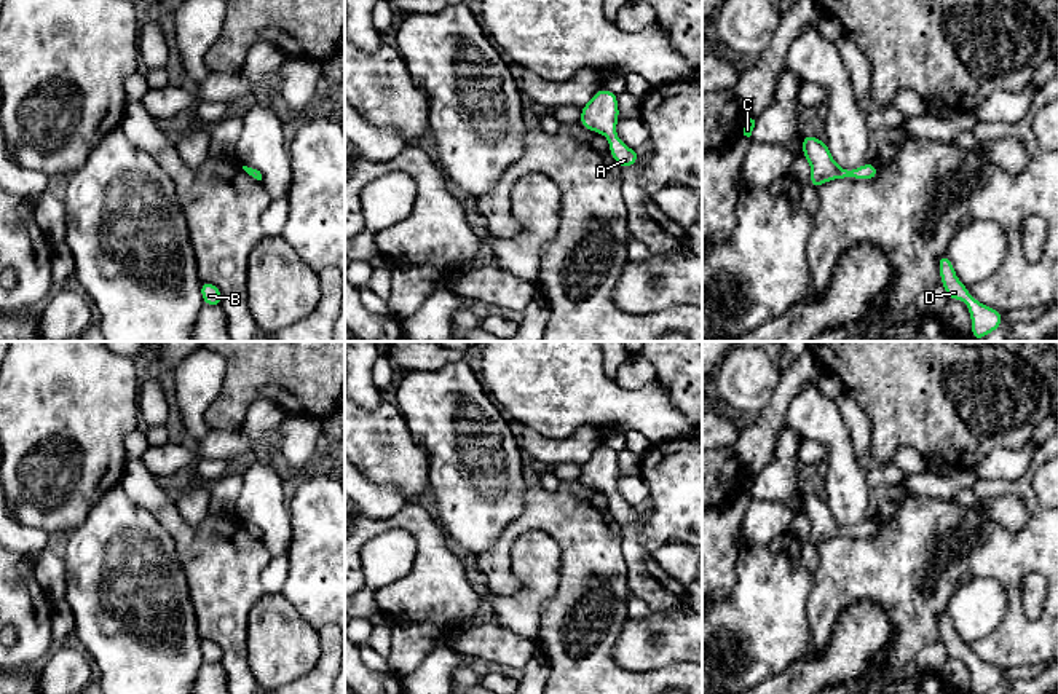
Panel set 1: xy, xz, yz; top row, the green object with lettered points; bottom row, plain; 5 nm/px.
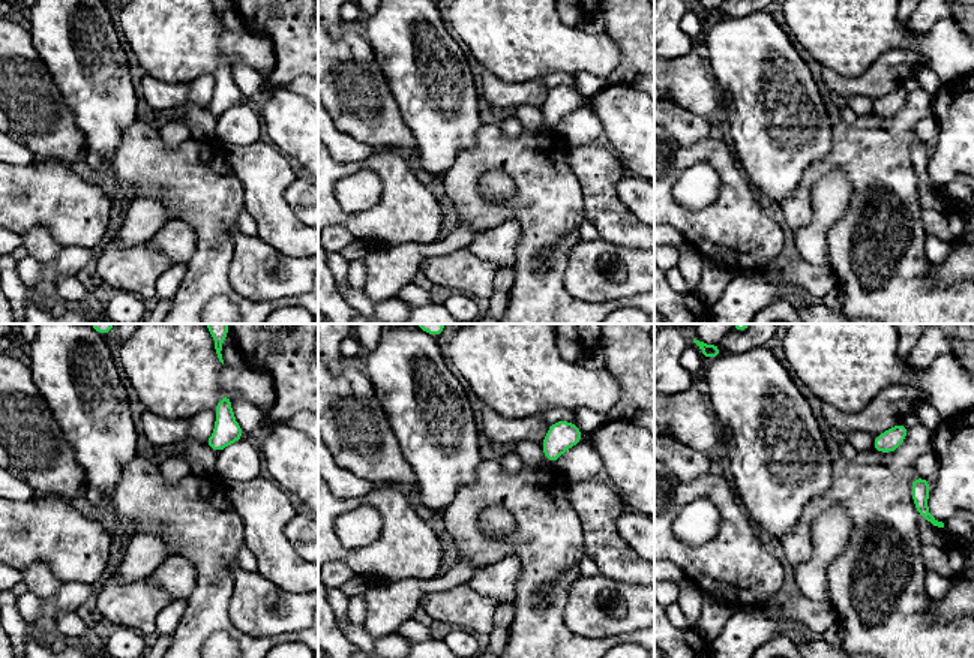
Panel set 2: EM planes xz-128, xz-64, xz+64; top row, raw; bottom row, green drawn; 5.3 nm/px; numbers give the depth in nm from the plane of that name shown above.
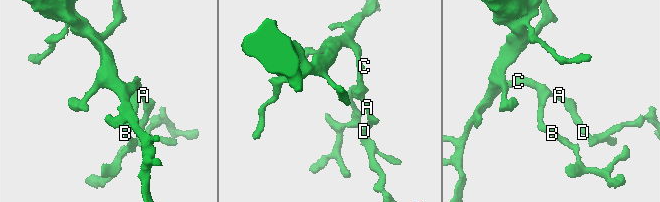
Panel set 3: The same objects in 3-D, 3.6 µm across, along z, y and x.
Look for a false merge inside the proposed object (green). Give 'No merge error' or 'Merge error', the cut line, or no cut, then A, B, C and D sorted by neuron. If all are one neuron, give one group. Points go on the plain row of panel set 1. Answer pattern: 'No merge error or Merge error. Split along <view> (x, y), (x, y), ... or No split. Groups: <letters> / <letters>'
No merge error. No split. Groups: A B C D

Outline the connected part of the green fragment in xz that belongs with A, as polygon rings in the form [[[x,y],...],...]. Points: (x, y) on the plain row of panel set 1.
[[[600,445],[592,456],[581,466],[579,482],[589,488],[600,490],[608,496],[610,511],[619,525],[634,523],[640,509],[629,506],[616,493],[619,477],[618,451]]]

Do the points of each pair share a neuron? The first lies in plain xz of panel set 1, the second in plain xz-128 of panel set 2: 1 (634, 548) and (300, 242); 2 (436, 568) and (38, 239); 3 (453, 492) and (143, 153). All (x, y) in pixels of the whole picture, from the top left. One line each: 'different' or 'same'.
1: same
2: different
3: different

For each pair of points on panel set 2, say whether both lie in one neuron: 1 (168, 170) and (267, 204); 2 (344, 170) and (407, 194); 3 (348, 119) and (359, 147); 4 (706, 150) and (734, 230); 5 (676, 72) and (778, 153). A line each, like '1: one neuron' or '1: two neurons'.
1: two neurons
2: one neuron
3: two neurons
4: one neuron
5: two neurons

